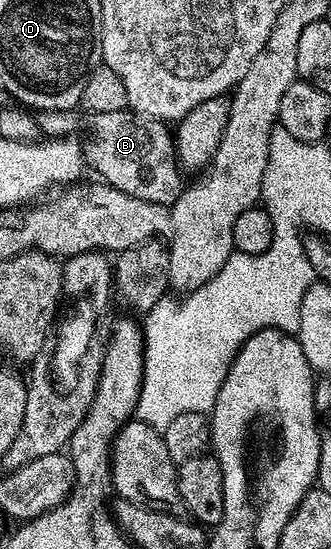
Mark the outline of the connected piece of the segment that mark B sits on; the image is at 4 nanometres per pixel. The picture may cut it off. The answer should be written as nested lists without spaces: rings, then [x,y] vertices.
[[[128,108],[96,115],[92,121],[93,143],[83,150],[88,167],[127,196],[172,207],[183,189],[183,171],[177,164],[175,138],[170,127],[164,122],[146,120]]]

